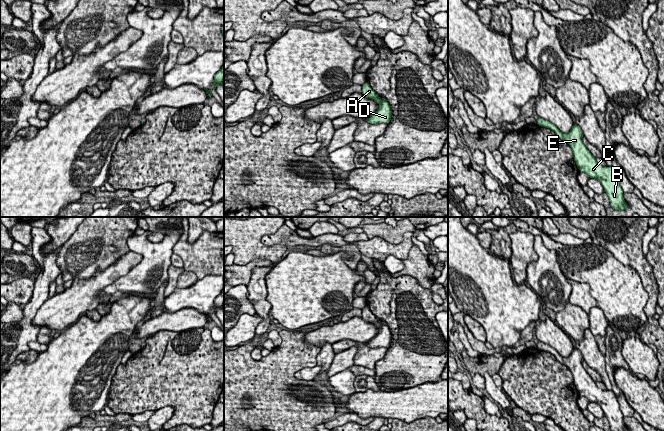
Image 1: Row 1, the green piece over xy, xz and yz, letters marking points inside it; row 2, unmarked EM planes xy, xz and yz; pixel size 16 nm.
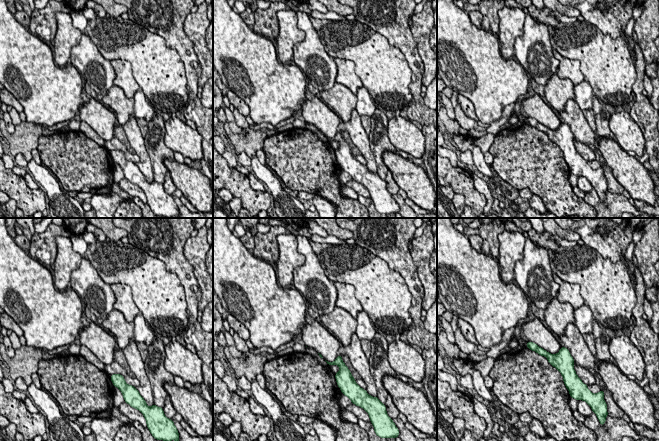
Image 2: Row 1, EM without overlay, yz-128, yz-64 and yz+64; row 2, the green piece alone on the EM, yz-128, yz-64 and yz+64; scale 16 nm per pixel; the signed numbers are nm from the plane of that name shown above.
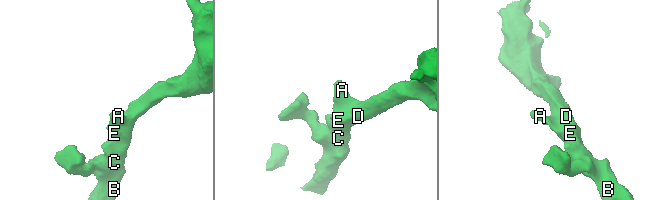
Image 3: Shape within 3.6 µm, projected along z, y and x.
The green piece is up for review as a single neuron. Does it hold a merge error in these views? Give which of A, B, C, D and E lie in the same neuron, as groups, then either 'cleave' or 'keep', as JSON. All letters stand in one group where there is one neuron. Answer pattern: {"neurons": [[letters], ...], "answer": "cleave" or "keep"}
{"neurons": [["A", "B", "C", "D", "E"]], "answer": "keep"}

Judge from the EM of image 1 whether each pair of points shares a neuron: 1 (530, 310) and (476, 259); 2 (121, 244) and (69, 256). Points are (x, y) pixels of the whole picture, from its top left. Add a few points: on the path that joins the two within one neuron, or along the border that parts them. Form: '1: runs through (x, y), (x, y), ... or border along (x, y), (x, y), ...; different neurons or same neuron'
1: runs through (517, 300), (489, 272); same neuron
2: runs through (108, 241), (95, 241), (82, 254); same neuron

